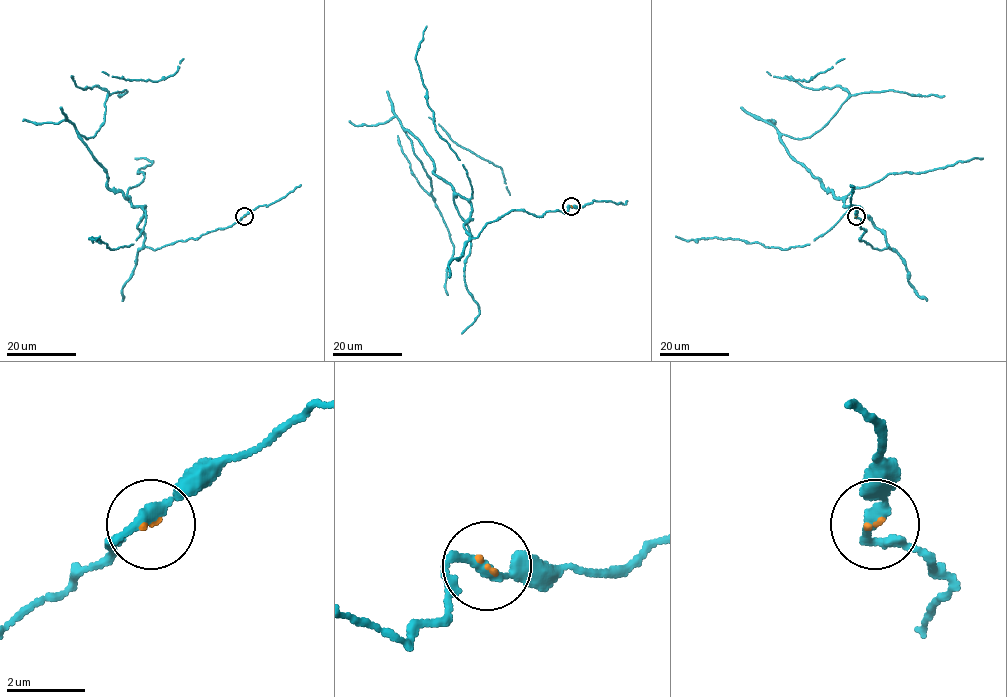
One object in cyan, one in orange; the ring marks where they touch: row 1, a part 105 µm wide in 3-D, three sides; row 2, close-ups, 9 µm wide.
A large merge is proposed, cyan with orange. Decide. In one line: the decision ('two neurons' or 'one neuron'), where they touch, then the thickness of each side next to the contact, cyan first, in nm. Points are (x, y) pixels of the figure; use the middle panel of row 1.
one neuron; place (571, 206); calibres 280 and 70 nm

